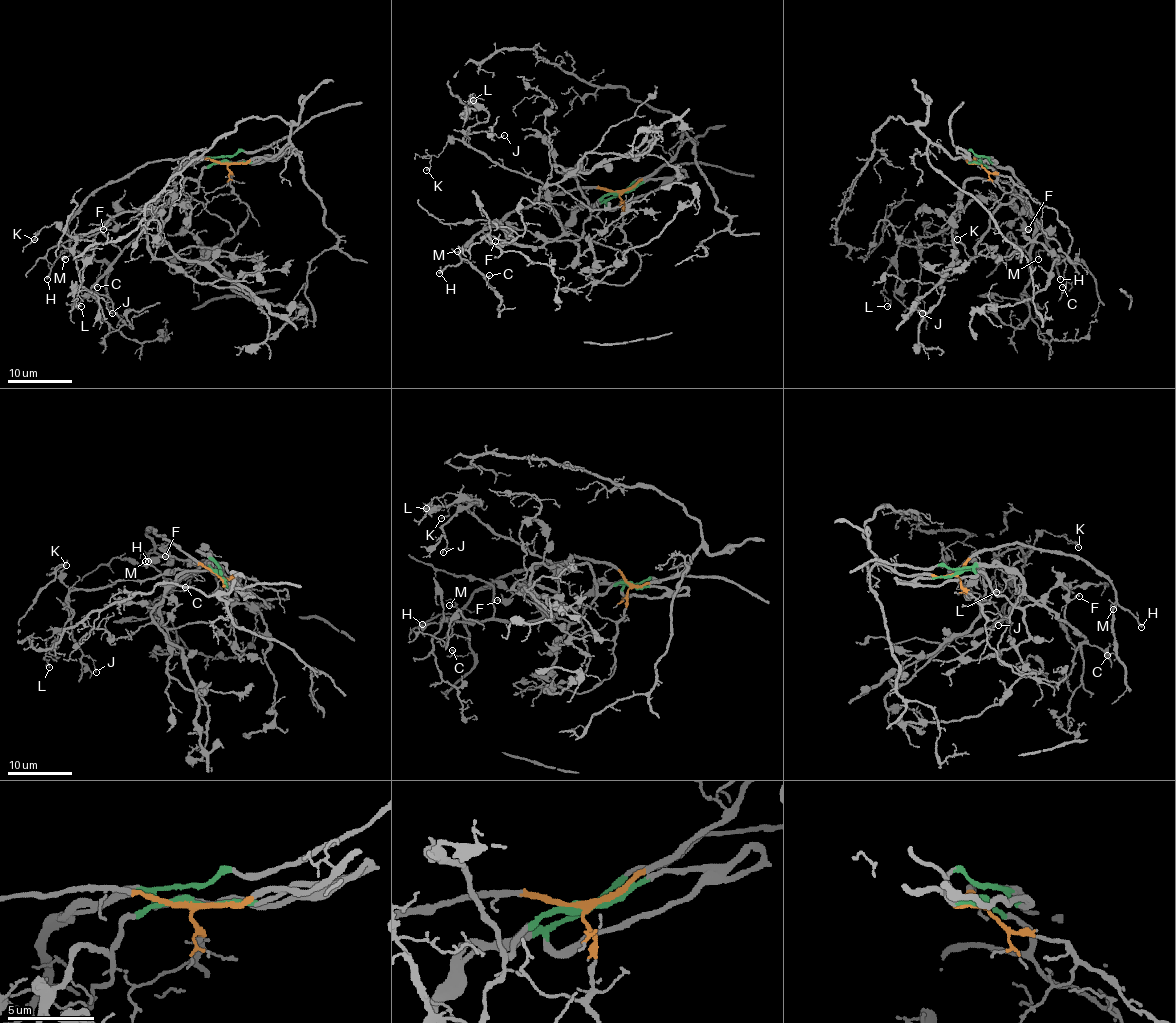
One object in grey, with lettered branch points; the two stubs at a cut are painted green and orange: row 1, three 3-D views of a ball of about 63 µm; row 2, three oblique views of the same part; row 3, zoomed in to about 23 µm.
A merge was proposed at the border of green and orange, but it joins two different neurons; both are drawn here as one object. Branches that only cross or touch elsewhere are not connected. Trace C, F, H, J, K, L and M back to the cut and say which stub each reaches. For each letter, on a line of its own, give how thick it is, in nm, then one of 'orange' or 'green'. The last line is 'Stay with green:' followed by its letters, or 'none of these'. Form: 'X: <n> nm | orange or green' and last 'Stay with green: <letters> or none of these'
C: 130 nm | orange
F: 150 nm | green
H: 200 nm | orange
J: 90 nm | green
K: 100 nm | green
L: 150 nm | green
M: 120 nm | orange
Stay with green: F, J, K, L

